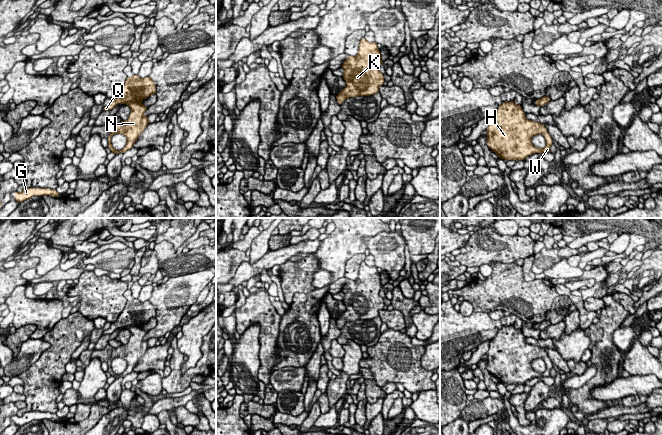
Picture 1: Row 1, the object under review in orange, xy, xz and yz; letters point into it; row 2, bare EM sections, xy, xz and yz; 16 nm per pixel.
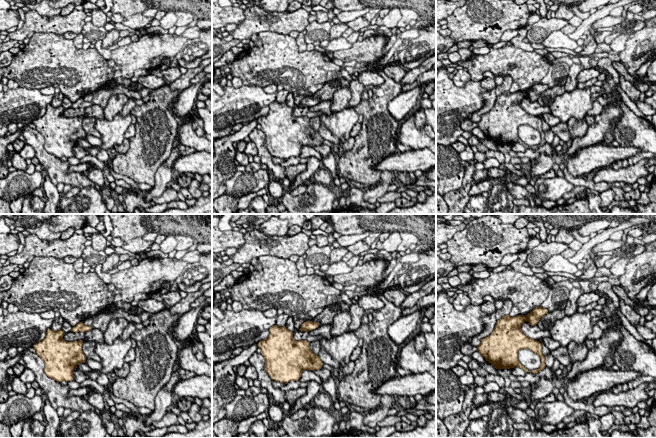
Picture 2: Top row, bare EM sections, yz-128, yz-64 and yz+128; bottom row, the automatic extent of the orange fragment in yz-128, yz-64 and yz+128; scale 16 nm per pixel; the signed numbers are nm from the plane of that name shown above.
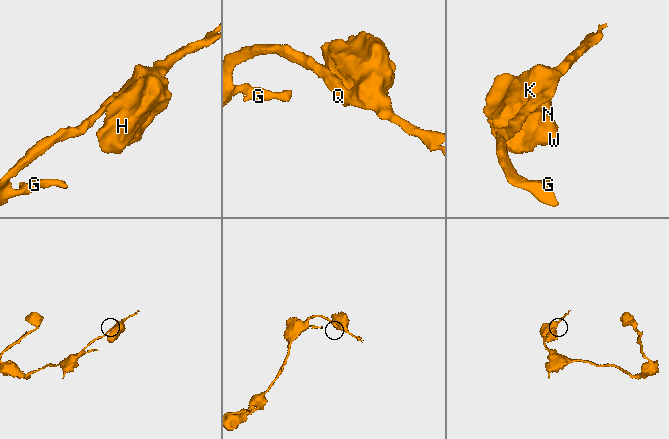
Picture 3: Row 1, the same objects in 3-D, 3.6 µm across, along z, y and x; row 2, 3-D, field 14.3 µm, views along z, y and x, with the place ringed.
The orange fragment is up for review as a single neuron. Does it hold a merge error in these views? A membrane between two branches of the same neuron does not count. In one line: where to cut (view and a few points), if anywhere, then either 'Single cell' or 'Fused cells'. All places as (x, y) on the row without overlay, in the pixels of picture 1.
No split. Single cell

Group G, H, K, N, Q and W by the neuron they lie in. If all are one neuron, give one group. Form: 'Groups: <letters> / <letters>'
Groups: G H K N Q W

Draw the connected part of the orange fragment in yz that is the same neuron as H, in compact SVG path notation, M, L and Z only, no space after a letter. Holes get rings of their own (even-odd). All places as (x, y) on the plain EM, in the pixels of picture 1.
M514 325L502 326L490 341L486 354L487 369L500 383L525 384L534 377L549 377L553 368L546 351L526 343L521 329L516 329ZM538 358L546 365L546 370L542 373L531 366L531 362Z

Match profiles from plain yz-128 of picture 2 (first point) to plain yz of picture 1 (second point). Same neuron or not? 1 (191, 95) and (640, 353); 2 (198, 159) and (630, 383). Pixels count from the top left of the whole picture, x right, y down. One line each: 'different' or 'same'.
1: different
2: same

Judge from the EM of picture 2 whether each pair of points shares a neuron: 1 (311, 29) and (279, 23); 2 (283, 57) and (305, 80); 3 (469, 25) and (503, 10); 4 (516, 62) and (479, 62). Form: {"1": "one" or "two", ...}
{"1": "two", "2": "one", "3": "one", "4": "one"}

